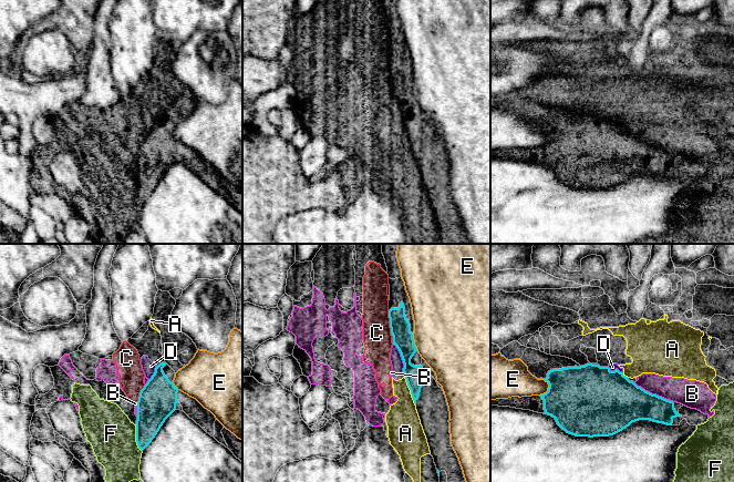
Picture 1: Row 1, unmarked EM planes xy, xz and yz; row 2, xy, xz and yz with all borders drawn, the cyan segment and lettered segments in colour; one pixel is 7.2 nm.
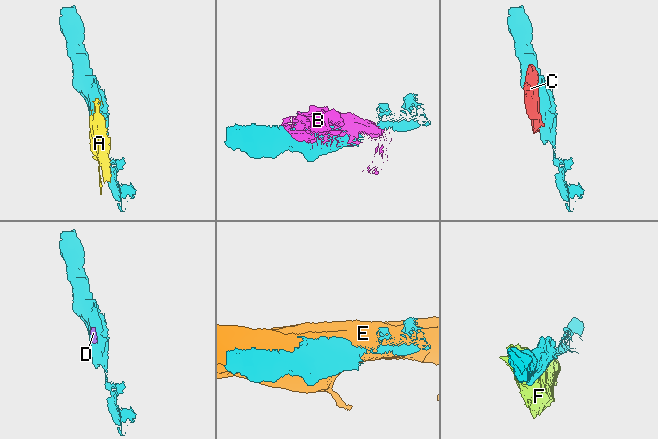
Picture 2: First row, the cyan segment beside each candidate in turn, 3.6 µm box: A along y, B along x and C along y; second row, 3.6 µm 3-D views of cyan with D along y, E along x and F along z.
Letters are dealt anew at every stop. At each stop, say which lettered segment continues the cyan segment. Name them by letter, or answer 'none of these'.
none of these

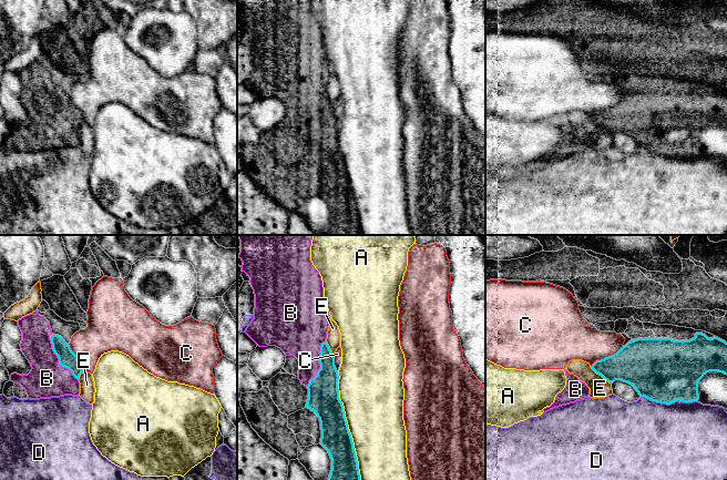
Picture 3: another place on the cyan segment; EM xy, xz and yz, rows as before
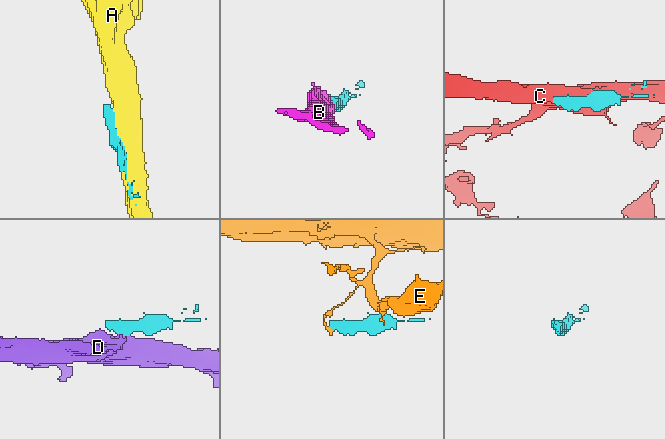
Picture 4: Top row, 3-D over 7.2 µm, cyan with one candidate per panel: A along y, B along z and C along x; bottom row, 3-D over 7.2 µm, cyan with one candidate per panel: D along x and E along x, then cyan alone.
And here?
B

